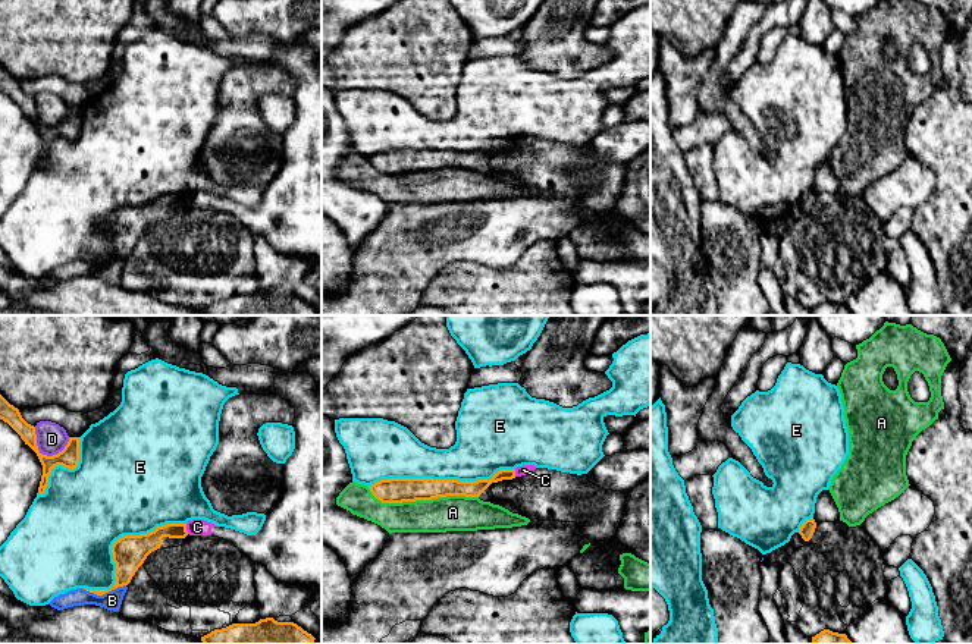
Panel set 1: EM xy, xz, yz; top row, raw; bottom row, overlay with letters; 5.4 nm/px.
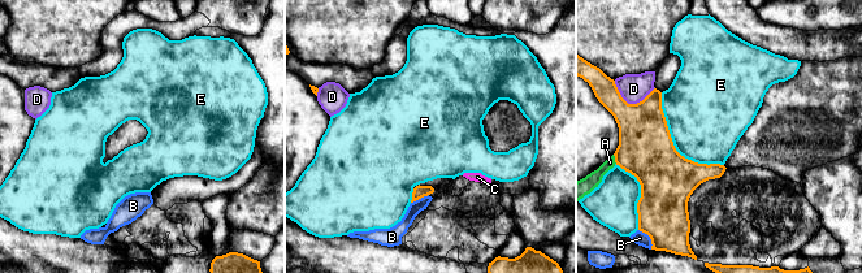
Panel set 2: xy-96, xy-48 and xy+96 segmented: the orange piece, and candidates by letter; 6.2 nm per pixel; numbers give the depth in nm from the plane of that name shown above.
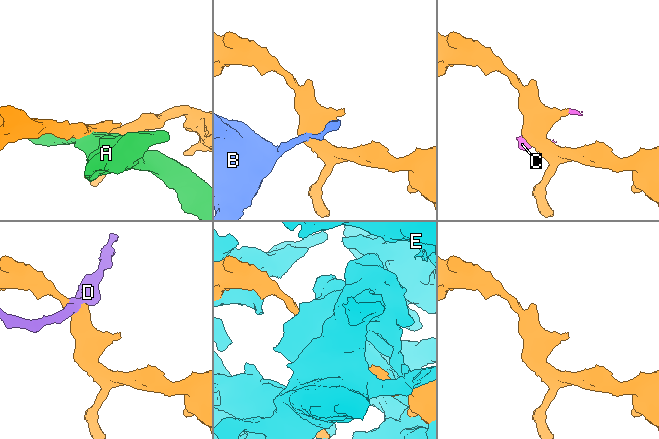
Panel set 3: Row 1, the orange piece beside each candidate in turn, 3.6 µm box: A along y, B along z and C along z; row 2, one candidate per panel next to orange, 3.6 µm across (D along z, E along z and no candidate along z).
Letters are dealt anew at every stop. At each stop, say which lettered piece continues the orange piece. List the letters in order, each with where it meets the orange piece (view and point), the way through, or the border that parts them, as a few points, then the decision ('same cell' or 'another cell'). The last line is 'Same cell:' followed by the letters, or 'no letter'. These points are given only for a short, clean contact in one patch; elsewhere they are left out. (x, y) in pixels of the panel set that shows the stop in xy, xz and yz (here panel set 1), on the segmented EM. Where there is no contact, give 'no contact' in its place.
A: meets orange in xz at (422, 499); another cell
B: meets orange in xy at (103, 593); another cell
C: meets orange in xy at (185, 528); another cell
D: meets orange in xy at (44, 455); border along xy (34, 427), (37, 448), (43, 454), (56, 455), (69, 440); another cell
E: meets orange in xz at (441, 480); another cell
Same cell: no letter

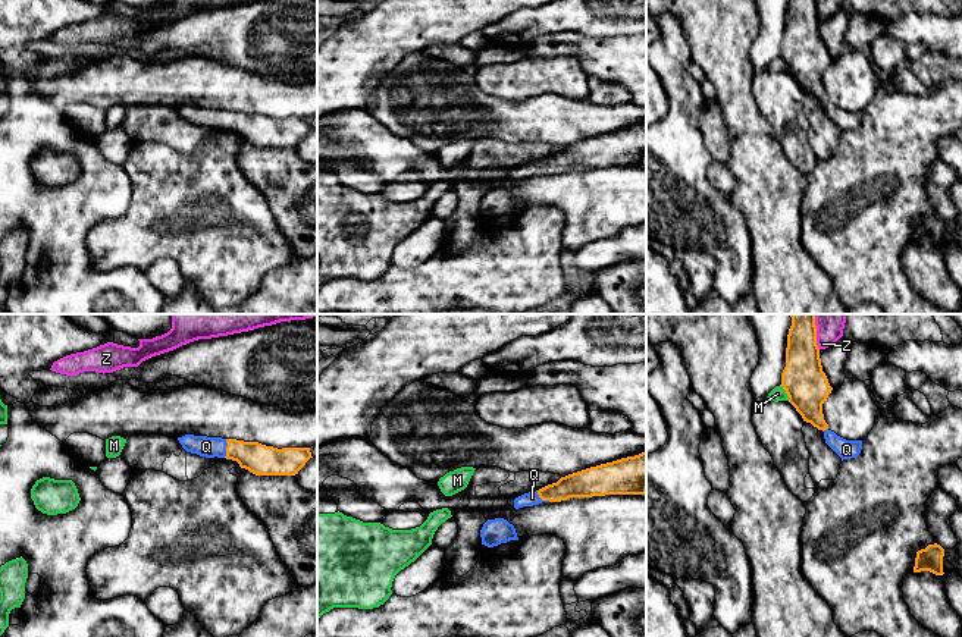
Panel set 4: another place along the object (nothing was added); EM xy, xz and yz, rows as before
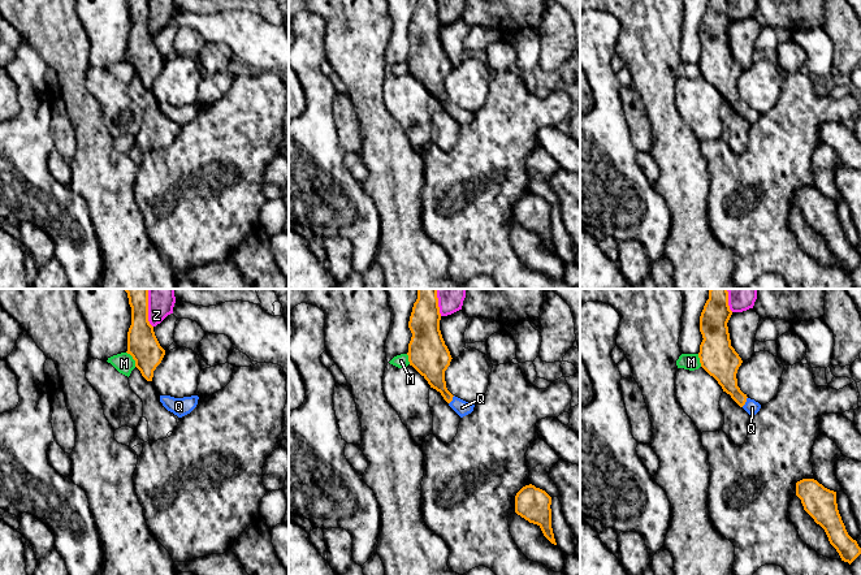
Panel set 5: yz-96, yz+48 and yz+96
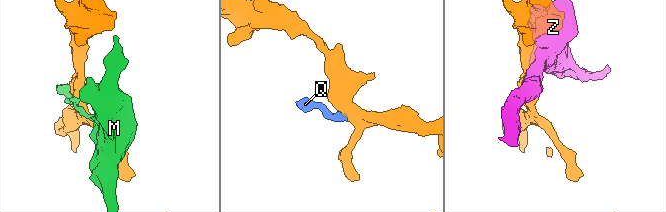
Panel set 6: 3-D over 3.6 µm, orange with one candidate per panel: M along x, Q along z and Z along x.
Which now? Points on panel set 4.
M: meets orange in yz at (786, 392); another cell
Q: meets orange in xy at (226, 448); runs through xy (260, 460), (226, 448), (206, 446); same cell
Z: meets orange in yz at (815, 332); another cell
Same cell: Q

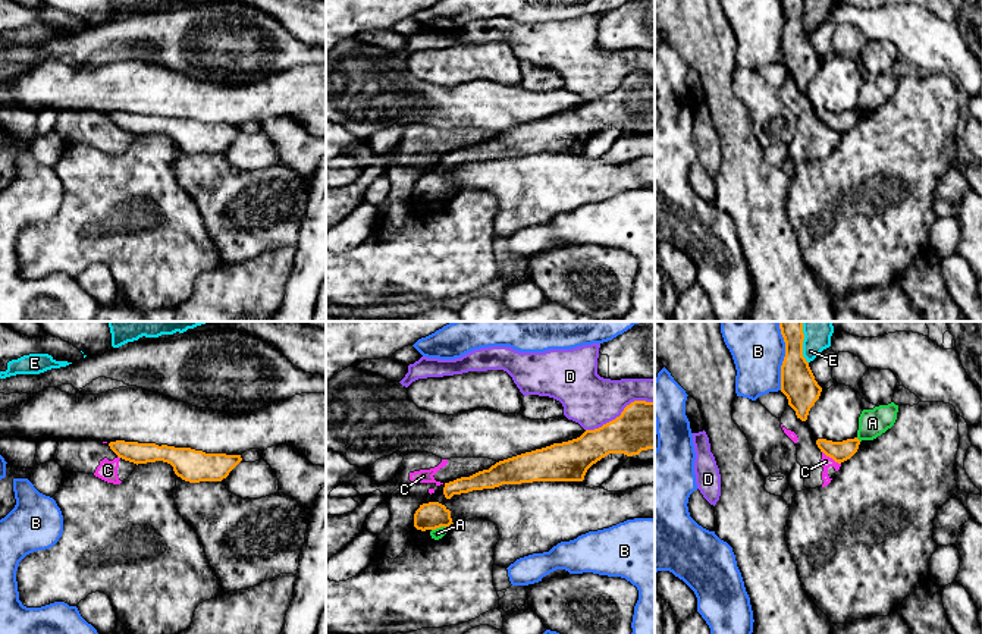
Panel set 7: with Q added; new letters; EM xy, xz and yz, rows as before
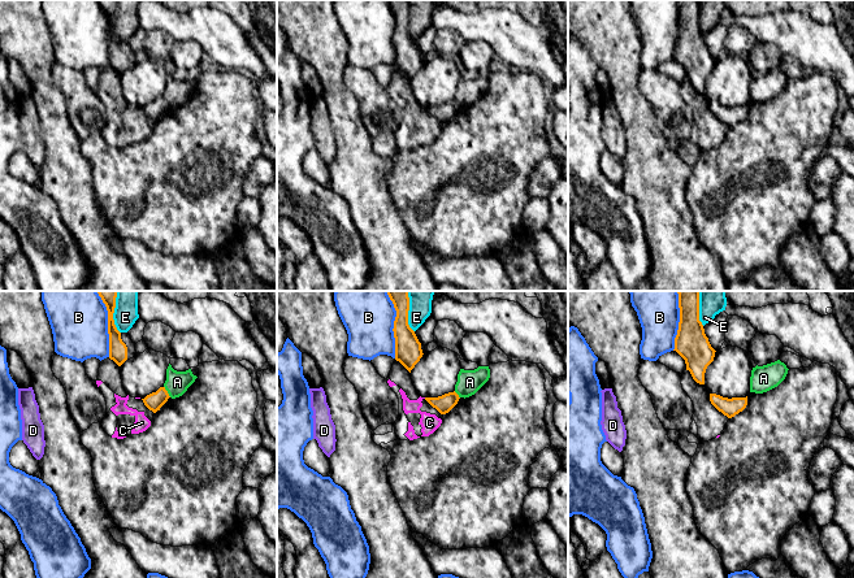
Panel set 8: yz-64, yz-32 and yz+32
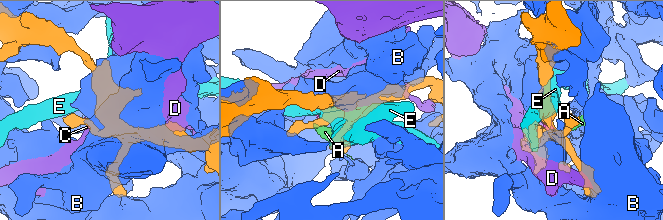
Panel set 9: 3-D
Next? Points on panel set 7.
A: meets orange in xz at (439, 527); border along xz (446, 526), (432, 530); another cell
B: meets orange in yz at (786, 355); another cell
C: meets orange in yz at (831, 457); border along yz (822, 451), (840, 464); another cell
D: meets orange in xz at (621, 414); another cell
E: meets orange in yz at (802, 342); another cell
Same cell: no letter

